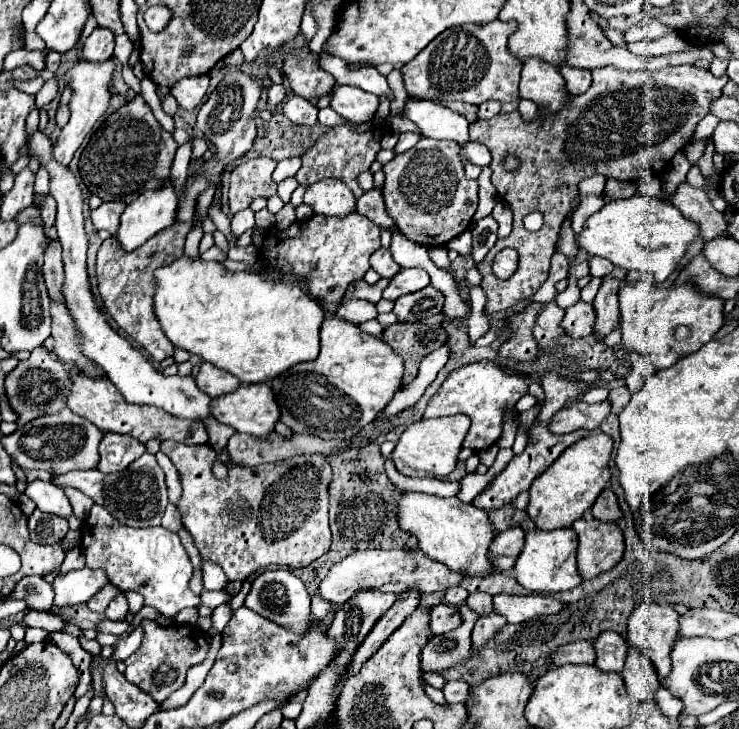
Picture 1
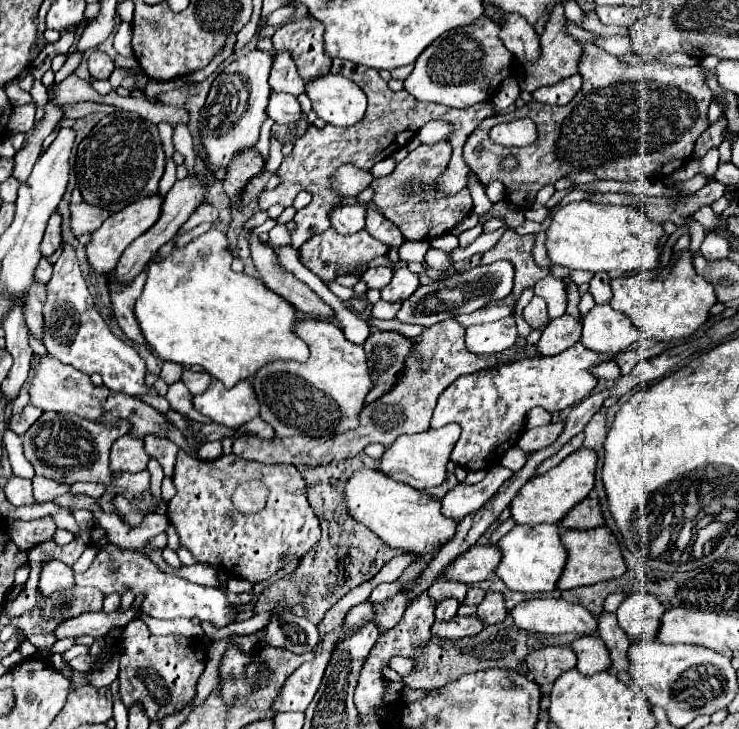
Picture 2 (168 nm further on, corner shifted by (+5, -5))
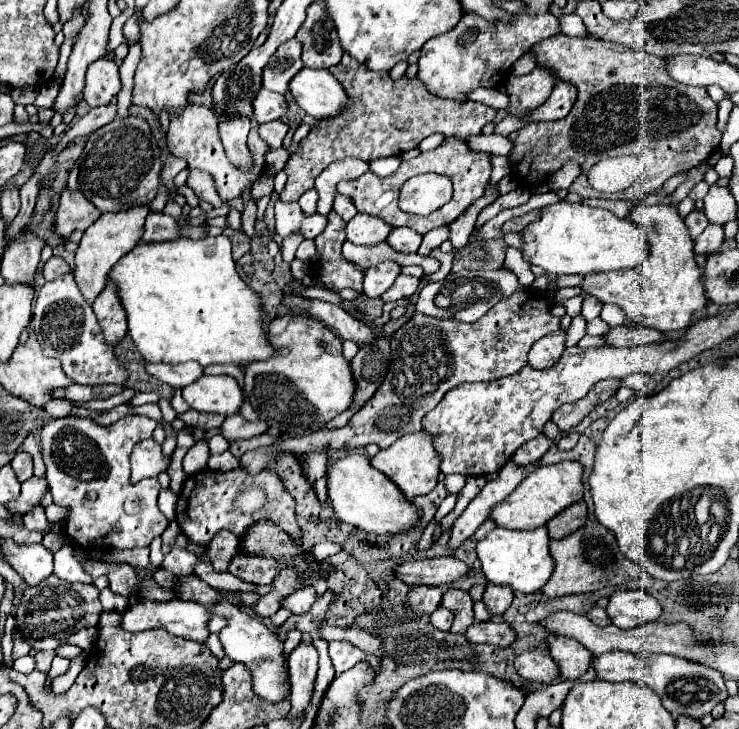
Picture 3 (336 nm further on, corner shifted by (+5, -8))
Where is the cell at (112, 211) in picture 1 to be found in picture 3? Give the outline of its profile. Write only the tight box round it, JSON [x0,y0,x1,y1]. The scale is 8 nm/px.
[56,188,100,238]

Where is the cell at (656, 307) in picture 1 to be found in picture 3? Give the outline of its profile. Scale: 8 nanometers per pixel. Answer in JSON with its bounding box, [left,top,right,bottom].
[582,204,708,334]

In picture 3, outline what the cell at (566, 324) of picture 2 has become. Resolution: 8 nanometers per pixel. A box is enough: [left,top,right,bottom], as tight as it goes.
[528,330,566,368]

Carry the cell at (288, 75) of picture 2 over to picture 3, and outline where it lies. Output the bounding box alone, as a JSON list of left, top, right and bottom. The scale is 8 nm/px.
[262,40,304,94]

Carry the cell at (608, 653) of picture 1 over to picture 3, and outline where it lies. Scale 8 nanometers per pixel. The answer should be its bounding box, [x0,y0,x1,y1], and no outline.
[548,636,592,680]

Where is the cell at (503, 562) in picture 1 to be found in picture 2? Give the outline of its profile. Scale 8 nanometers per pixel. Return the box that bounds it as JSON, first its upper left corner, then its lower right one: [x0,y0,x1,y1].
[440,545,498,583]

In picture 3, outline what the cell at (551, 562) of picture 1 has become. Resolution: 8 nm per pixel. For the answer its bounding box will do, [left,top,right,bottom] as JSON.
[476,526,554,592]

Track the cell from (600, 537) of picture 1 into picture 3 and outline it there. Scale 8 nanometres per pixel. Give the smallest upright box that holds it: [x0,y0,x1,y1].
[542,526,642,598]

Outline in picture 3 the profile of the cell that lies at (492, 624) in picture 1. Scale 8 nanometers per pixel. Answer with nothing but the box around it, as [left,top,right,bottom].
[482,584,514,616]

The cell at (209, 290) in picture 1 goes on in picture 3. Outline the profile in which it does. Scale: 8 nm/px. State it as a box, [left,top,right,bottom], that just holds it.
[110,234,286,366]

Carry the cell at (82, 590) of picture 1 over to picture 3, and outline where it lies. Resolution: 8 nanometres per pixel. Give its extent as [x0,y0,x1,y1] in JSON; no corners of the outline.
[2,540,52,586]

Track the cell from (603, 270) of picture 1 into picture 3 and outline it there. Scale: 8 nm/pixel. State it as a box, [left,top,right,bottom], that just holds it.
[600,304,626,326]

